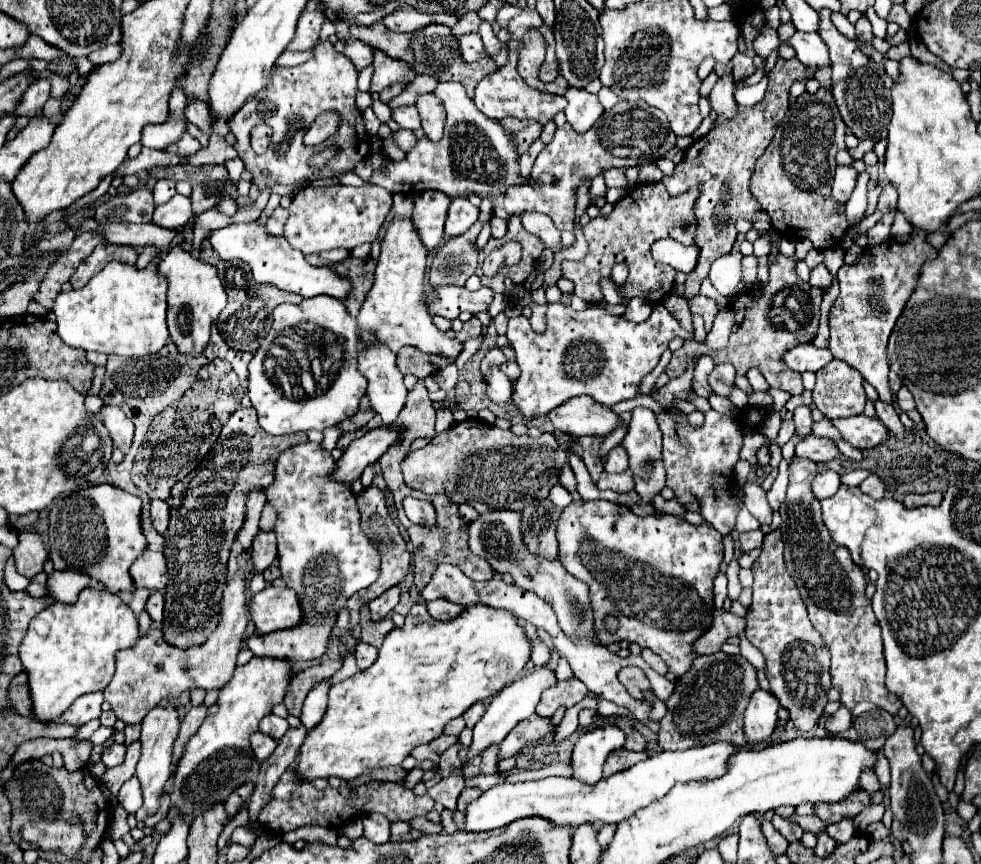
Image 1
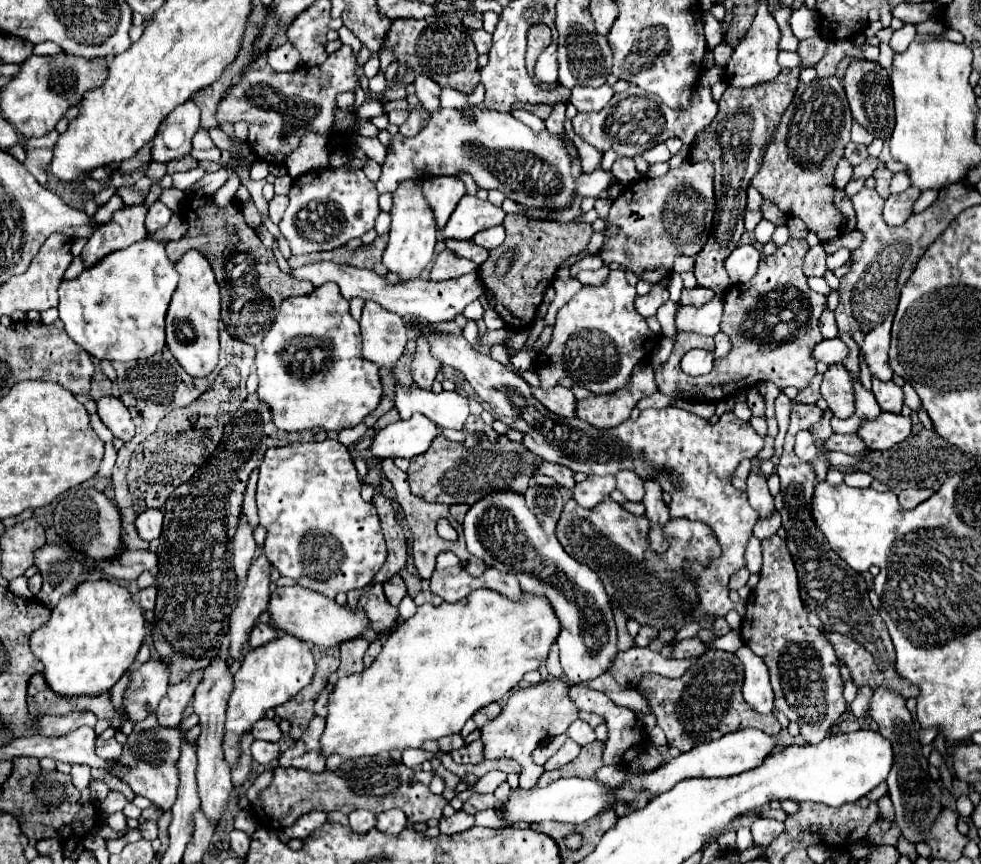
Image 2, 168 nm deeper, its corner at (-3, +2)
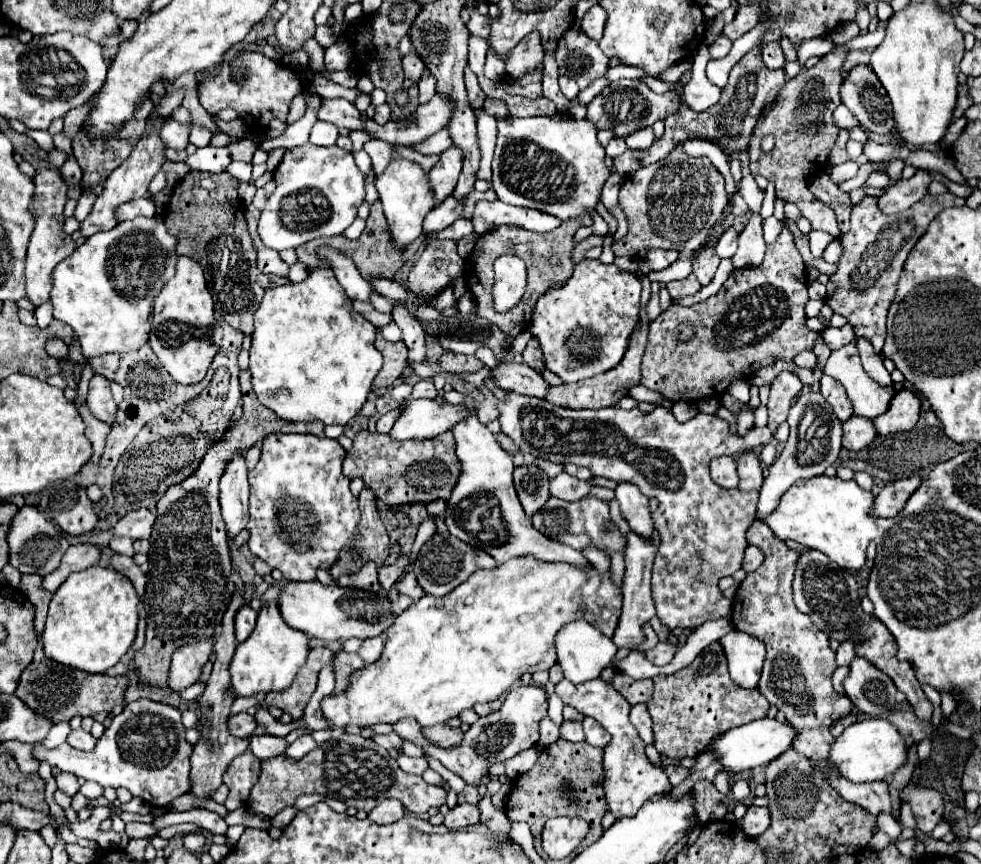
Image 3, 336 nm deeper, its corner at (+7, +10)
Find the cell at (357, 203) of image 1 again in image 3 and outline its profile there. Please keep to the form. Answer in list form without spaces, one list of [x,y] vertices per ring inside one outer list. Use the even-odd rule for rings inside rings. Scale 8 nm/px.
[[[305,143],[301,147],[287,149],[281,163],[273,171],[273,179],[277,183],[273,195],[267,199],[265,209],[261,211],[259,219],[259,237],[265,247],[283,251],[289,247],[299,247],[317,237],[333,237],[341,235],[357,217],[357,207],[365,199],[365,177],[353,161],[353,155],[337,145],[331,147],[317,147]]]

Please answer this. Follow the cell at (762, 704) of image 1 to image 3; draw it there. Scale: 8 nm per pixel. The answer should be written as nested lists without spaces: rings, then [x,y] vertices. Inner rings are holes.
[[[733,629],[721,637],[721,645],[729,663],[731,679],[743,689],[755,689],[765,661],[765,643],[749,633]]]

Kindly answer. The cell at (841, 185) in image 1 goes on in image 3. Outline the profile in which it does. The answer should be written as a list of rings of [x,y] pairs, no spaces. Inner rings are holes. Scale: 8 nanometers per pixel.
[[[953,193],[945,195],[925,195],[919,203],[909,207],[907,211],[885,215],[877,207],[877,197],[867,195],[859,205],[853,207],[851,213],[851,231],[841,235],[843,255],[837,263],[837,273],[829,277],[827,283],[827,303],[835,313],[843,315],[849,323],[853,323],[857,337],[867,337],[877,351],[881,351],[885,341],[885,319],[891,301],[895,299],[897,281],[903,269],[903,263],[919,241],[919,237],[927,231],[929,223],[945,209],[953,205],[965,205],[965,199],[955,197]]]

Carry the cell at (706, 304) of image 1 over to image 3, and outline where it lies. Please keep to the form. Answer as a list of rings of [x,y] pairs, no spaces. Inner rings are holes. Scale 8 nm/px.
[[[689,275],[687,279],[681,279],[681,281],[669,281],[665,287],[667,287],[667,291],[669,291],[671,297],[695,295],[701,289],[701,285],[699,285],[699,281],[697,281],[695,275]]]

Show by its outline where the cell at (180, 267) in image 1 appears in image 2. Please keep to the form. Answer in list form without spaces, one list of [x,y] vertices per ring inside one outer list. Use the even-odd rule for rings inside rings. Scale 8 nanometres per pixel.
[[[187,251],[175,263],[175,269],[179,271],[181,279],[167,311],[167,345],[191,377],[205,377],[215,369],[219,359],[219,283],[215,279],[213,267],[199,251]]]

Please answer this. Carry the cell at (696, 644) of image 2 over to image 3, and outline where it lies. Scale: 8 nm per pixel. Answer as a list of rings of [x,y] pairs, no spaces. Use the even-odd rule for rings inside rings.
[[[681,635],[681,637],[679,637],[679,645],[671,645],[671,643],[657,643],[657,647],[655,647],[655,649],[645,651],[645,659],[649,659],[653,665],[667,665],[667,663],[673,659],[675,651],[681,647],[681,643],[683,643],[685,639],[687,639],[687,637],[685,637],[685,635]]]

